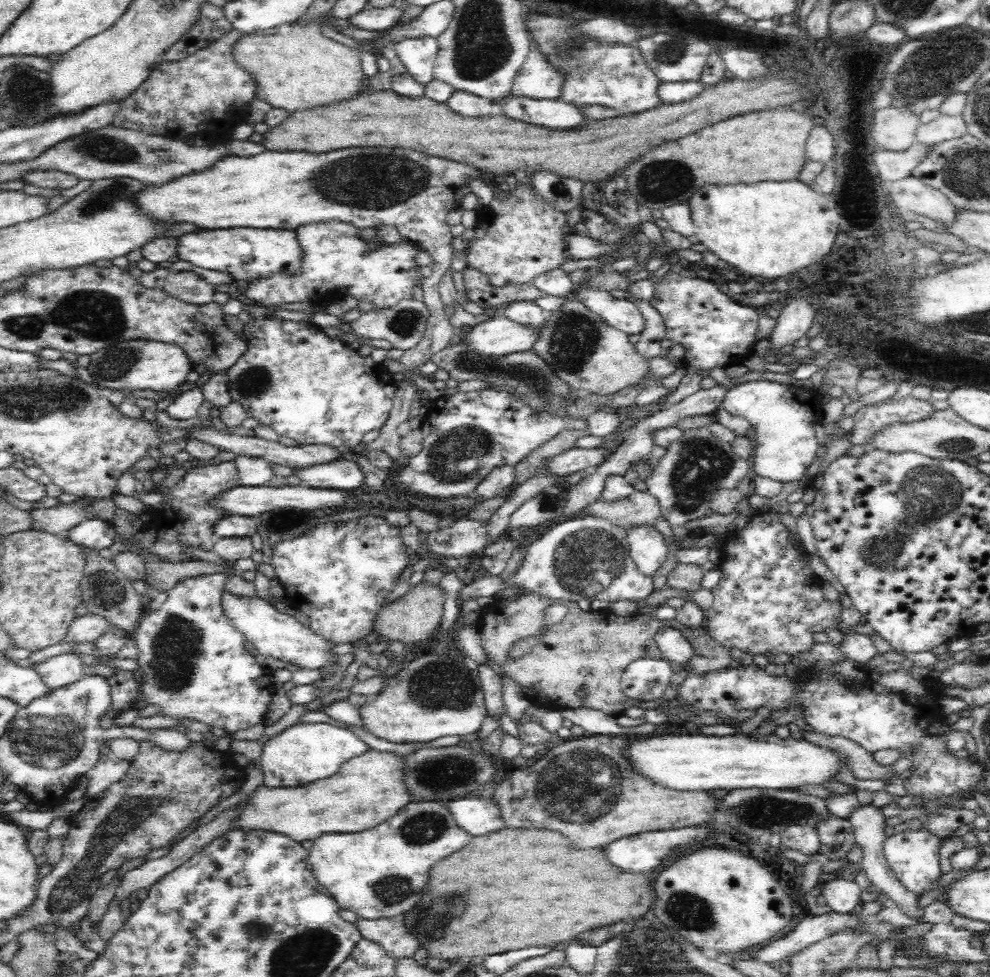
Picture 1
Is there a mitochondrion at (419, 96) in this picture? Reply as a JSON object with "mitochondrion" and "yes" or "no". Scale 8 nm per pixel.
{"mitochondrion":"no"}

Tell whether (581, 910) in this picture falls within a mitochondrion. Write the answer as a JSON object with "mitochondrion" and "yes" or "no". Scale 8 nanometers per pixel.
{"mitochondrion":"no"}

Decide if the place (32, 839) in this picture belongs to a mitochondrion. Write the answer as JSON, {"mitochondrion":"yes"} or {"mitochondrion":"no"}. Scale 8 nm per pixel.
{"mitochondrion":"no"}

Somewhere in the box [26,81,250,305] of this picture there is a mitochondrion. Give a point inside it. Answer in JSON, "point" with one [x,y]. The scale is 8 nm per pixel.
{"point":[103,147]}

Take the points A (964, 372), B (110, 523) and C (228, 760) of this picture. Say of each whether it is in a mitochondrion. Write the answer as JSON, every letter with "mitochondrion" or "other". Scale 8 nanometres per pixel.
{"A":"other","B":"other","C":"other"}

